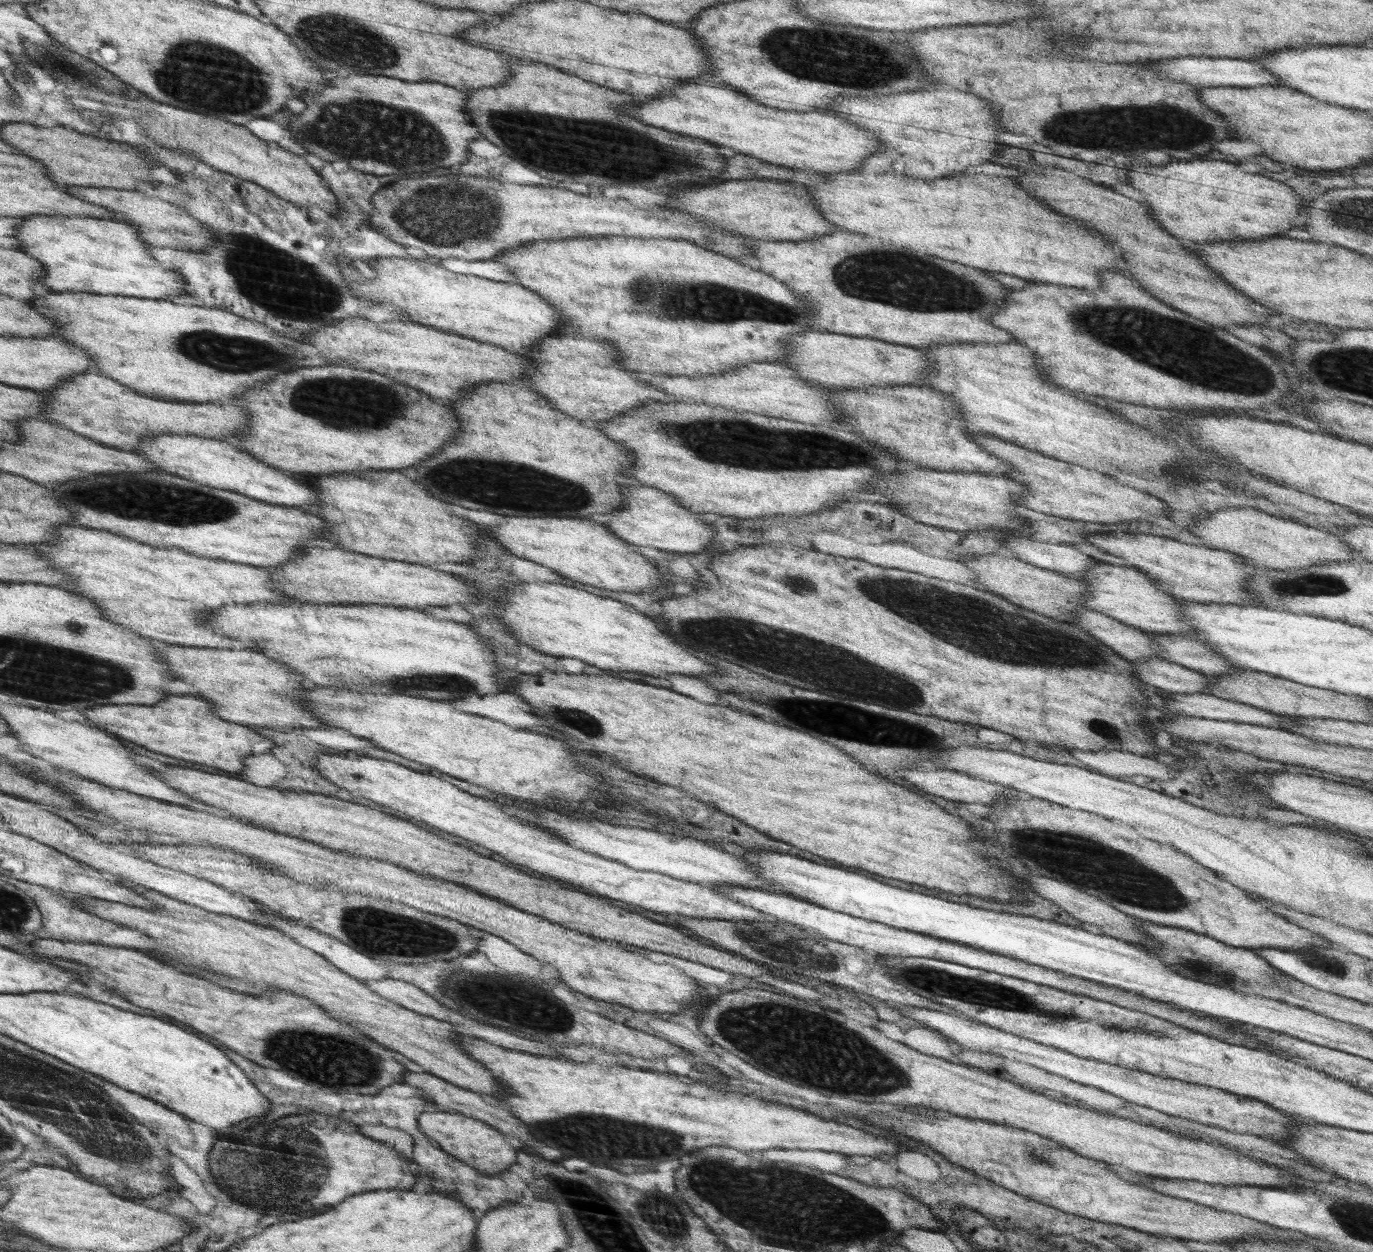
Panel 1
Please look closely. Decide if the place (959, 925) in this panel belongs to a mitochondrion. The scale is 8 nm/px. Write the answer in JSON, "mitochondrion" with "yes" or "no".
{"mitochondrion":"no"}

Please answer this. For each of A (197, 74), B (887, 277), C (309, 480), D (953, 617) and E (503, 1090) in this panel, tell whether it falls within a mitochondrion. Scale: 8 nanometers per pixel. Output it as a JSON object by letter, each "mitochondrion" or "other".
{"A":"mitochondrion","B":"mitochondrion","C":"other","D":"mitochondrion","E":"other"}

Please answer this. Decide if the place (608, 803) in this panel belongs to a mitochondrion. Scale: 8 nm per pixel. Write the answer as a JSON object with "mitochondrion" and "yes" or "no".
{"mitochondrion":"no"}

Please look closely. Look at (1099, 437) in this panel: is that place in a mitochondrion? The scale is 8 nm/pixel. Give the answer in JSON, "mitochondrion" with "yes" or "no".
{"mitochondrion":"no"}

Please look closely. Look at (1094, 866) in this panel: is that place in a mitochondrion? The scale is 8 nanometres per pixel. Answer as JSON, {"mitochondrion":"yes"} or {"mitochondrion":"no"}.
{"mitochondrion":"yes"}

